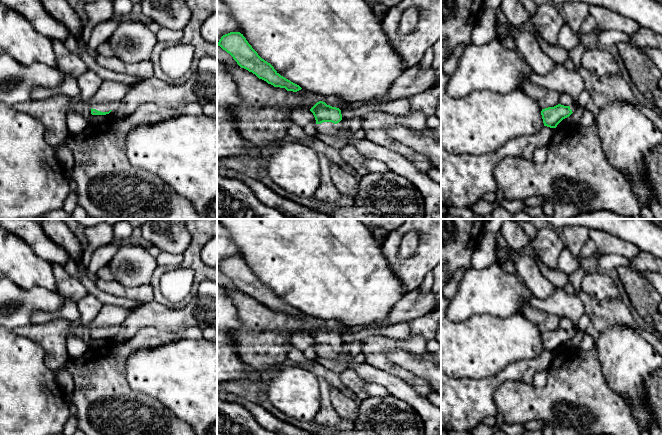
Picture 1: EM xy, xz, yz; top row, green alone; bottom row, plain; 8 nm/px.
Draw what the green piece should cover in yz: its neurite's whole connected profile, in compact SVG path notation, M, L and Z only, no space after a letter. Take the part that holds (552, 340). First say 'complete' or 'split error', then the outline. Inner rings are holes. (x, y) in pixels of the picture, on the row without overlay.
split error; M578 325L573 326L570 330L558 328L554 331L542 333L541 339L544 350L556 352L557 349L565 342L569 341L579 331Z

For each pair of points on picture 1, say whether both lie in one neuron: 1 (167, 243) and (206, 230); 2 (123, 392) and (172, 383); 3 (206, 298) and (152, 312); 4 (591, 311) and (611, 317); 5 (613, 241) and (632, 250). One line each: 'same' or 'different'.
1: different
2: different
3: same
4: same
5: same

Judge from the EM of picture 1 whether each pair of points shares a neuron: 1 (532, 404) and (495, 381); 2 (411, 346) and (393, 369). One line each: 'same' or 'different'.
1: different
2: same

